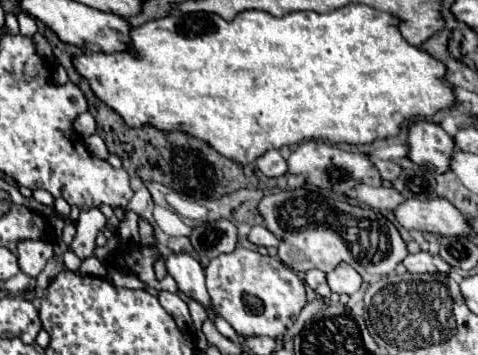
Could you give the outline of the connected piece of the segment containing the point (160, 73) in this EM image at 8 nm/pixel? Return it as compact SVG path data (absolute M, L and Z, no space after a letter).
M349 4L343 8L337 8L329 14L319 14L319 12L291 12L287 16L275 18L269 12L263 10L245 10L237 14L233 22L225 22L217 14L207 14L207 12L197 12L197 14L171 14L163 16L151 22L145 22L143 26L131 28L129 30L129 46L127 50L121 52L83 52L73 56L73 68L79 76L89 80L89 86L99 102L115 110L123 122L129 128L143 128L143 126L153 126L155 130L171 132L179 130L189 136L195 136L211 148L215 148L221 156L227 156L229 160L235 160L239 164L249 164L263 156L271 148L281 148L281 146L293 146L301 140L323 140L323 142L347 142L347 144L369 144L379 138L395 136L399 132L399 126L403 120L413 120L417 116L433 116L437 110L447 108L453 104L453 92L445 84L445 66L437 62L433 56L427 52L421 52L415 46L409 46L399 30L397 30L397 20L393 20L389 14L379 12L371 6L361 6L361 4Z

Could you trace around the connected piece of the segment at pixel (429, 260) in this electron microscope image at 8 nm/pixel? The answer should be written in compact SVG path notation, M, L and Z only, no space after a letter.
M429 252L409 254L403 260L403 266L411 274L423 274L423 272L429 272L429 274L437 274L437 272L447 274L449 272L449 264L443 258L439 258L439 256L431 256Z

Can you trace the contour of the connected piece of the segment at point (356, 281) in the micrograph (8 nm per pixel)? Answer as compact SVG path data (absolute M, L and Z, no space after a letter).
M341 262L335 270L327 272L327 284L329 284L331 292L337 292L337 294L357 292L361 288L361 282L363 280L361 280L359 272L353 266L345 264L345 262Z

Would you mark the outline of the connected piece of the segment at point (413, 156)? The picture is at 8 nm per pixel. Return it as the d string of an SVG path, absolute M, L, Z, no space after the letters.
M415 120L407 126L407 158L431 172L447 172L455 152L453 138L435 122Z

